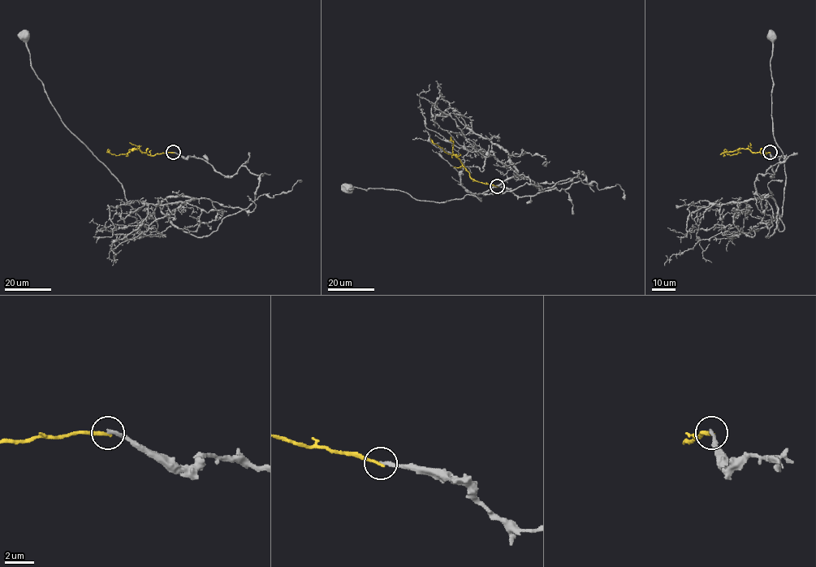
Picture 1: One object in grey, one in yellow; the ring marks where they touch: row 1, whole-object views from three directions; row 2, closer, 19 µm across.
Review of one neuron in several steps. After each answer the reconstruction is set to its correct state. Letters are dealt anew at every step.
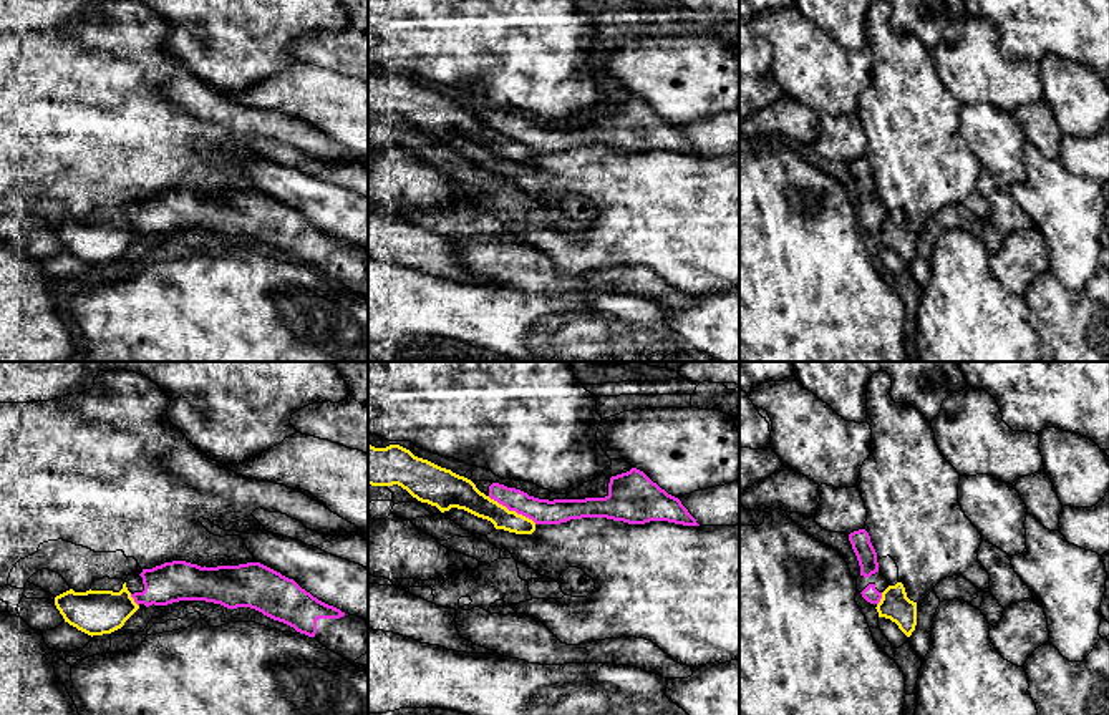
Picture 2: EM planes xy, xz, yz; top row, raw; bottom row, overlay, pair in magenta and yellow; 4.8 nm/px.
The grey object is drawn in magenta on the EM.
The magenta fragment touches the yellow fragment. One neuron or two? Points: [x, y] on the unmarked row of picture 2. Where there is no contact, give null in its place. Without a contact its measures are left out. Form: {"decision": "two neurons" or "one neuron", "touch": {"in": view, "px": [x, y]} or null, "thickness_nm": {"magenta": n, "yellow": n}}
{"decision": "two neurons", "touch": {"in": "xz", "px": [513, 138]}, "thickness_nm": {"magenta": 130, "yellow": 140}}

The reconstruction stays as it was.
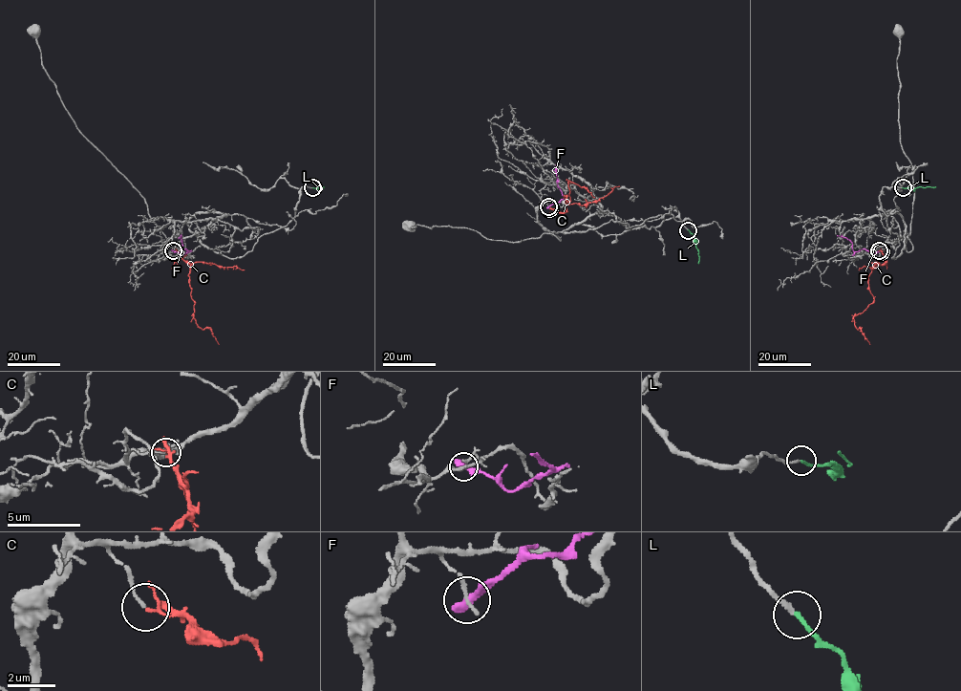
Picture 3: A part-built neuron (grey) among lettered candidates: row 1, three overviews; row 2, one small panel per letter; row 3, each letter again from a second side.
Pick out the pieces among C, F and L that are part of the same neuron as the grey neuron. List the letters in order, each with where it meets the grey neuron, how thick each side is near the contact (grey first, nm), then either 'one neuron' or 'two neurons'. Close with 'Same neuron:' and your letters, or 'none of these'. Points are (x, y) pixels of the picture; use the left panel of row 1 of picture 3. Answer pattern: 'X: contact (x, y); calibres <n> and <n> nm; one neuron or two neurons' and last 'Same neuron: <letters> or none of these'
C: contact (174, 251); calibres 120 and 90 nm; two neurons
F: contact (173, 250); calibres 180 and 440 nm; two neurons
L: contact (312, 187); calibres 170 and 190 nm; one neuron
Same neuron: L

